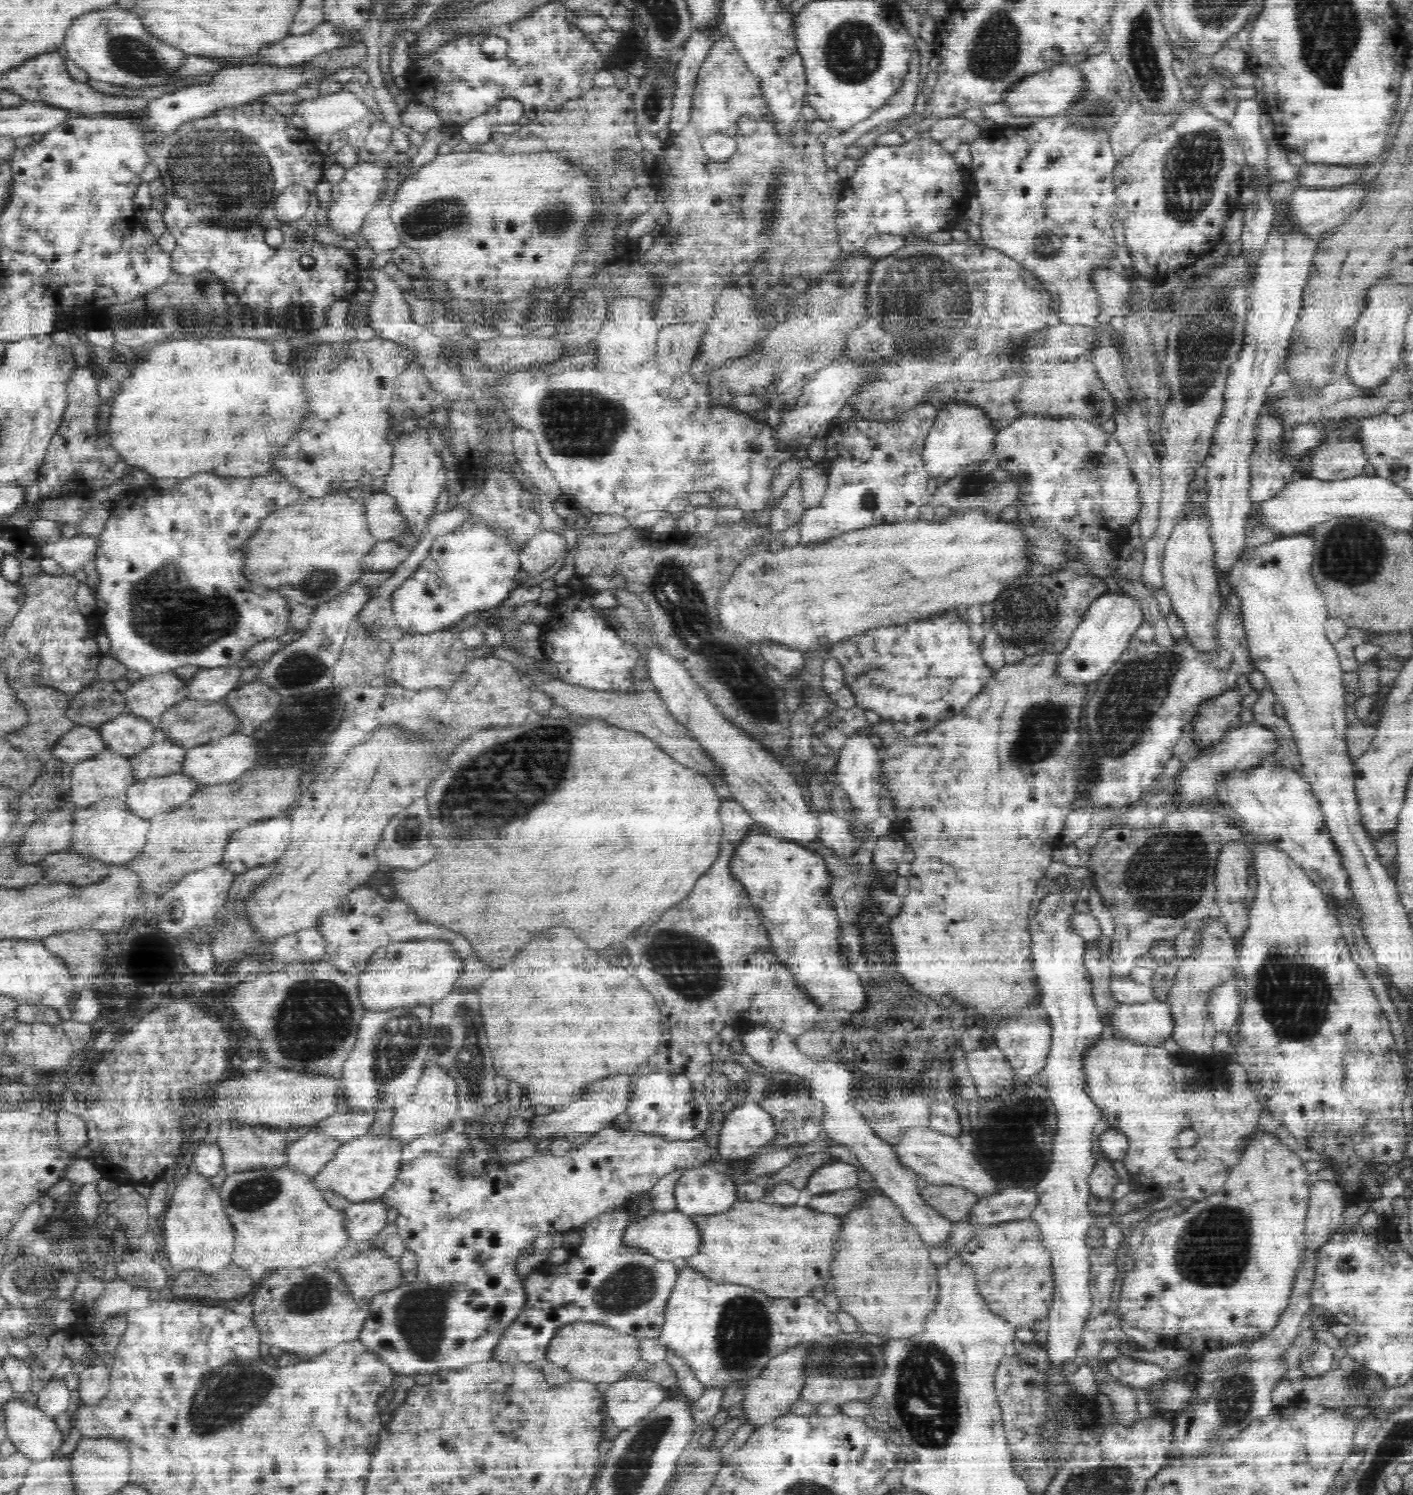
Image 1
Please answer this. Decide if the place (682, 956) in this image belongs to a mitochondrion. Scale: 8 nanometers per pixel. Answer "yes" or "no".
yes

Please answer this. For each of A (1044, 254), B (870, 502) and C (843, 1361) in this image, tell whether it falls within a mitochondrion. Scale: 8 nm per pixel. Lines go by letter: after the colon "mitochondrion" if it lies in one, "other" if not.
A: other
B: mitochondrion
C: mitochondrion

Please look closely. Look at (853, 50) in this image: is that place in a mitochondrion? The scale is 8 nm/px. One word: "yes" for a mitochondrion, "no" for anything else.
yes

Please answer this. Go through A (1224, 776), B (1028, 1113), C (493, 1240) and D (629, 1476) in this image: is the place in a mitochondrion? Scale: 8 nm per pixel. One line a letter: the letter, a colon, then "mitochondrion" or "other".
A: other
B: mitochondrion
C: other
D: mitochondrion

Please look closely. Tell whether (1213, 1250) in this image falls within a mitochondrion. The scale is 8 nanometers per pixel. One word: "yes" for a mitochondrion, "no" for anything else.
yes

